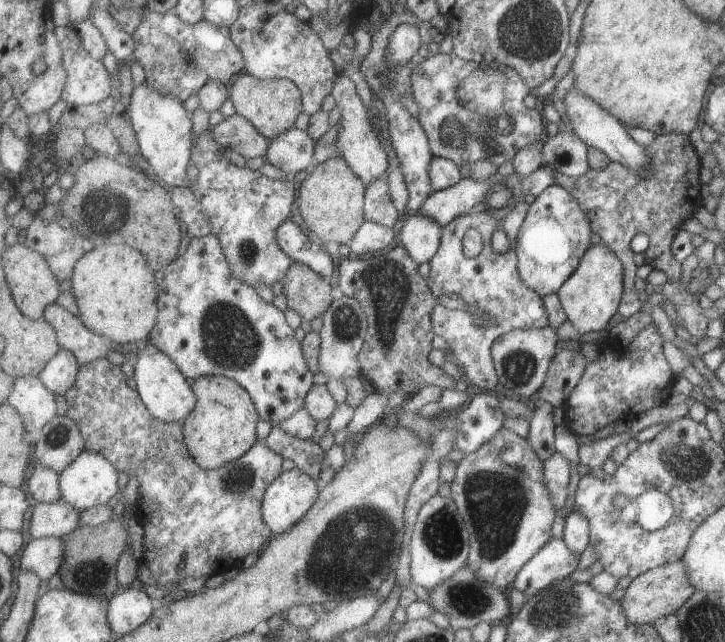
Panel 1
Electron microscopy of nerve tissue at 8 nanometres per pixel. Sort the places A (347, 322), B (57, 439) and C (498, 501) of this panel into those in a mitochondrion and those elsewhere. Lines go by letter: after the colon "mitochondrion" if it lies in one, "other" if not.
A: mitochondrion
B: mitochondrion
C: mitochondrion

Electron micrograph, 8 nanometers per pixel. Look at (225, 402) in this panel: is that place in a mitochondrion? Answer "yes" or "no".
no

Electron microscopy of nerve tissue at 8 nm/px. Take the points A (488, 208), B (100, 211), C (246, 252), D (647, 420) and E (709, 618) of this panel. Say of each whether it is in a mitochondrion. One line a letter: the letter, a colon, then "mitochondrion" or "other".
A: other
B: mitochondrion
C: mitochondrion
D: other
E: mitochondrion

